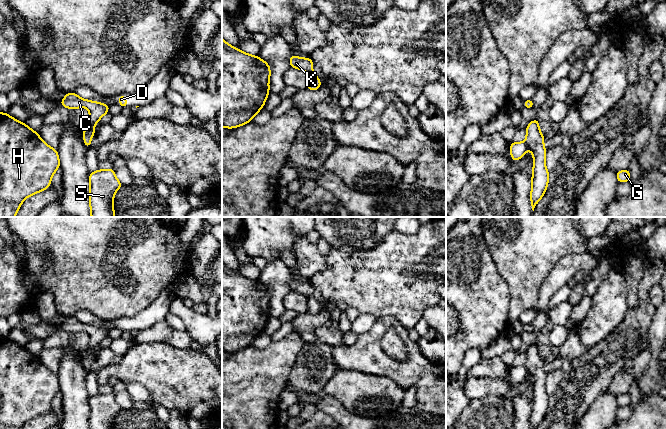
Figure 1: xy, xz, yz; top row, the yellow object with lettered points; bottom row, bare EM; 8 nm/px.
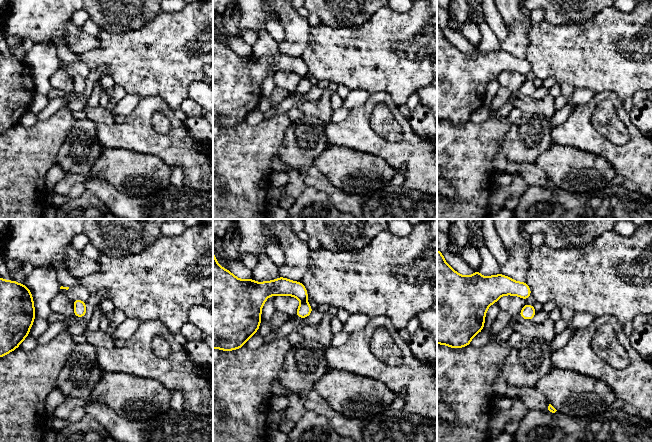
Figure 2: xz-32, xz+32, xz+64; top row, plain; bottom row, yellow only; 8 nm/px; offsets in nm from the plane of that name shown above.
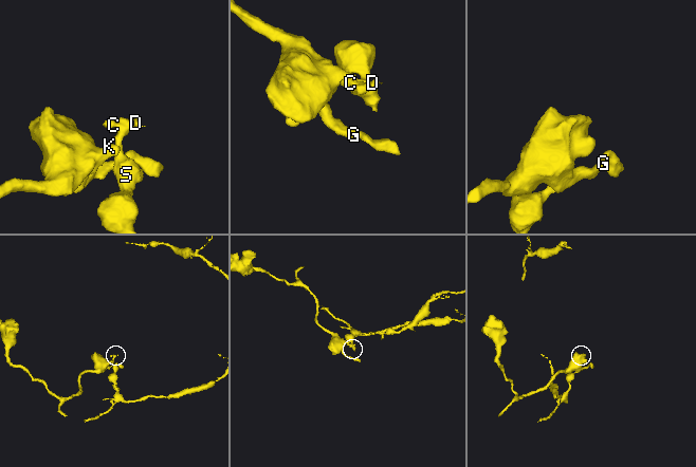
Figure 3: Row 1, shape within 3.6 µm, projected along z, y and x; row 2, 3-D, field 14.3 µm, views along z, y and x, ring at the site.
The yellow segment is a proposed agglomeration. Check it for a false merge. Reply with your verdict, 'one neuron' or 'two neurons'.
two neurons

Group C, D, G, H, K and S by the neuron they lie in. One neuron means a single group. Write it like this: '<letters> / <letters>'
C D S / G H K

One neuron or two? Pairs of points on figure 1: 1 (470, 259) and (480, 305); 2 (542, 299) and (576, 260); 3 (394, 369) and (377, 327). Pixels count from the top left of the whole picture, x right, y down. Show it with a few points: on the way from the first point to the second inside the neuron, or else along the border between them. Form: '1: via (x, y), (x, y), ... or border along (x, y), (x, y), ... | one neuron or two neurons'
1: via (470, 270), (470, 282), (479, 294) | one neuron
2: via (548, 289), (566, 270) | one neuron
3: via (383, 359), (376, 352), (376, 338) | one neuron

